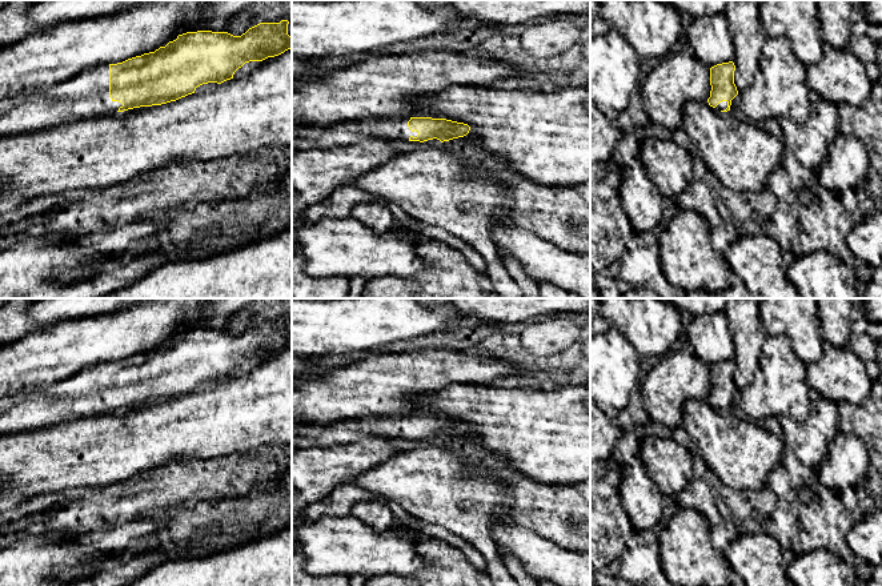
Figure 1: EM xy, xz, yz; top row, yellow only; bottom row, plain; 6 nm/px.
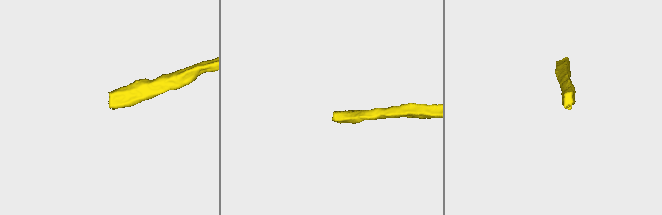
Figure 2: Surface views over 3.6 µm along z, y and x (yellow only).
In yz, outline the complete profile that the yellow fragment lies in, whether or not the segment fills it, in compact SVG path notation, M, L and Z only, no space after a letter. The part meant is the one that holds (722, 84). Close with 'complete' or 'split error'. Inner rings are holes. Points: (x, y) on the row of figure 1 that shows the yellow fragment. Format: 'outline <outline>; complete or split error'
outline M733 61L717 64L710 68L710 97L707 103L715 111L730 111L731 100L738 95L734 84L735 65Z; split error

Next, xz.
outline M402 117L402 119L377 119L377 120L353 120L338 124L309 125L297 131L292 129L292 150L301 149L324 149L337 145L350 145L374 139L405 140L405 141L428 141L437 139L441 143L464 137L469 133L470 127L446 119L432 117Z; split error

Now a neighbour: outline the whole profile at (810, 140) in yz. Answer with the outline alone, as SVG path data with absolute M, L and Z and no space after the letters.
M826 100L811 104L805 121L781 116L778 123L785 149L790 150L803 168L811 170L821 168L839 135L837 104Z

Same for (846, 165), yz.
M838 135L821 168L817 170L819 184L839 194L865 184L869 174L869 154L859 139Z

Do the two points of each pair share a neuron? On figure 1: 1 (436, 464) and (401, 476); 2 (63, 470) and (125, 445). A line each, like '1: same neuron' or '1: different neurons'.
1: same neuron
2: same neuron

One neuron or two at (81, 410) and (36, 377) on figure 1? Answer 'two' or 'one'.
two

